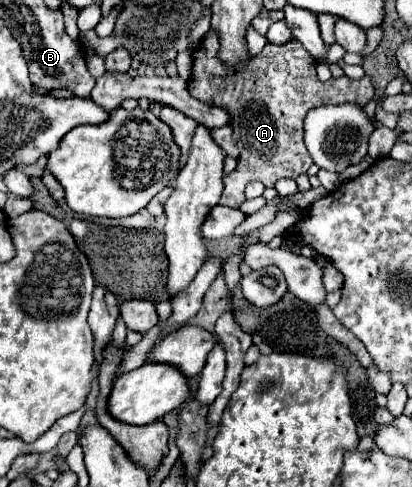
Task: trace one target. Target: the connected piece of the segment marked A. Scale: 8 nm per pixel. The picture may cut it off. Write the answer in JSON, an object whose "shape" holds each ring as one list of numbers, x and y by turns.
{"shape":[[208,29,202,39,202,47,192,53,192,79,188,83,190,95,208,103,228,109,234,129,234,141,240,149,238,167,234,173,224,177,224,193,220,205,238,207,244,201,244,187,250,181,262,181,266,187,282,177,296,179,306,173,312,165,312,157,304,147,304,117,308,109,316,105,338,105,338,103,358,103,364,107,374,97,374,87,370,77,350,79,338,77,326,83,316,77,316,61,310,57,298,41,288,41,284,45,266,43,264,49,254,55,244,65,228,67,218,59,220,37,216,29]]}

